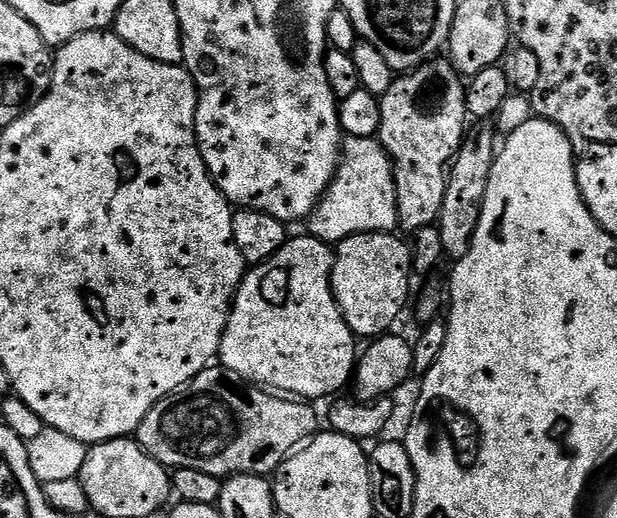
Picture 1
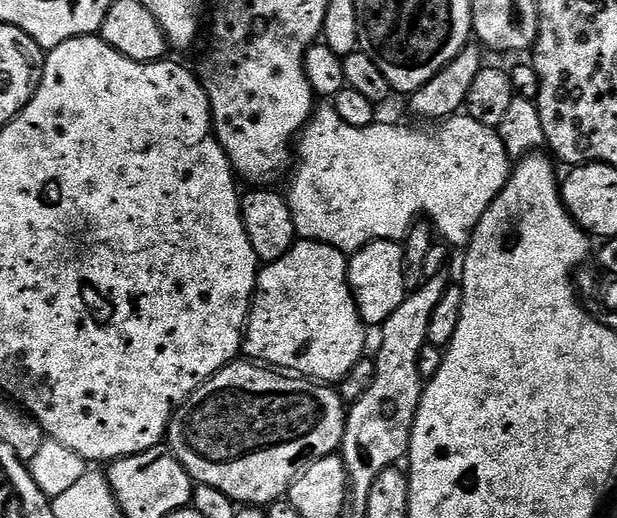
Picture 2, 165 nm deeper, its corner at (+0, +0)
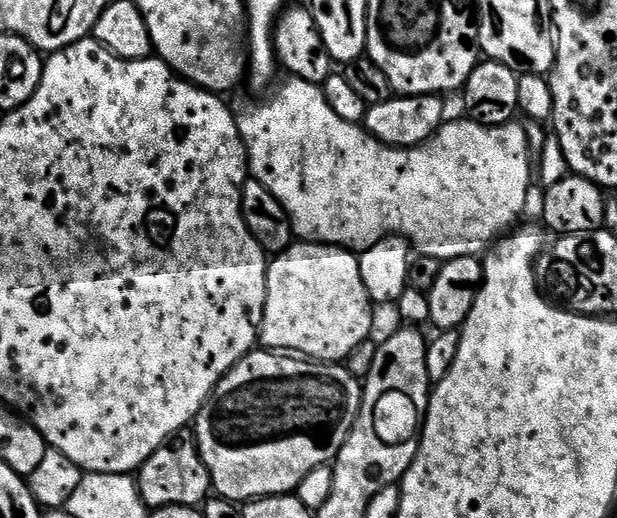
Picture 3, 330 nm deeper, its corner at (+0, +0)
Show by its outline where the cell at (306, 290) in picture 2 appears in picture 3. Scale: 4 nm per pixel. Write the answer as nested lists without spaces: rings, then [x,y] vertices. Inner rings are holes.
[[[293,242],[269,263],[259,343],[280,354],[344,362],[372,333],[374,305],[362,282],[360,257],[331,244]]]

